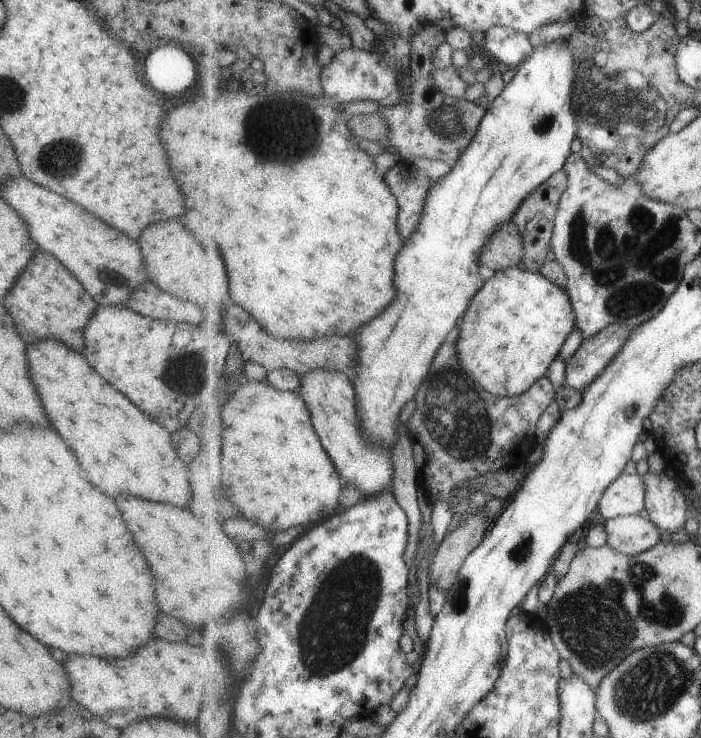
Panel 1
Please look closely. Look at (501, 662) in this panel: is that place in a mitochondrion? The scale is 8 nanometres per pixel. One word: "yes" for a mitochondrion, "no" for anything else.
no

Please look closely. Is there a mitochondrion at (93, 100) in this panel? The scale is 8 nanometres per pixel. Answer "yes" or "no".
no

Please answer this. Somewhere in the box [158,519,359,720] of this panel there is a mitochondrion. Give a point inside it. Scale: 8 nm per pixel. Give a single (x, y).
(238, 634)

